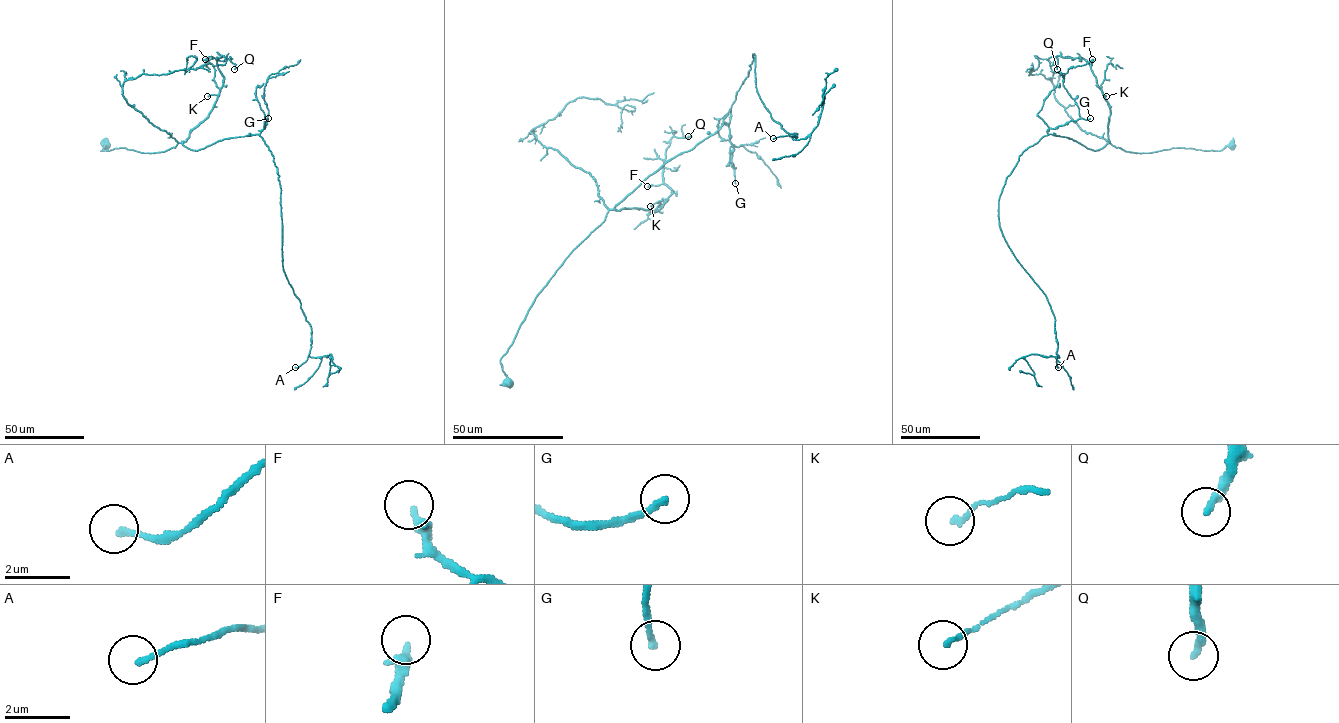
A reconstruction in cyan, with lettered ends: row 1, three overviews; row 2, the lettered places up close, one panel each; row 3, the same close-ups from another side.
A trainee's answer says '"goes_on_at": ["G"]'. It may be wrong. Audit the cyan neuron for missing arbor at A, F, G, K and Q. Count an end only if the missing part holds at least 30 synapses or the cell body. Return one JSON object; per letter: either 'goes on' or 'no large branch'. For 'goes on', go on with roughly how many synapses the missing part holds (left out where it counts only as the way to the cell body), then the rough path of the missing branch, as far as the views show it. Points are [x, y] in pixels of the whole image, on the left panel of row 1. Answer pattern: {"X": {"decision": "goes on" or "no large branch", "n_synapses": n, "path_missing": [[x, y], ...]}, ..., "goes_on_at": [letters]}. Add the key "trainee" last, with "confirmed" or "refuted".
{"A": {"decision": "no large branch"}, "F": {"decision": "no large branch"}, "G": {"decision": "goes on", "n_synapses": 45, "path_missing": [[268, 118], [253, 94], [257, 102], [246, 98]]}, "K": {"decision": "no large branch"}, "Q": {"decision": "no large branch"}, "goes_on_at": ["G"], "trainee": "confirmed"}

